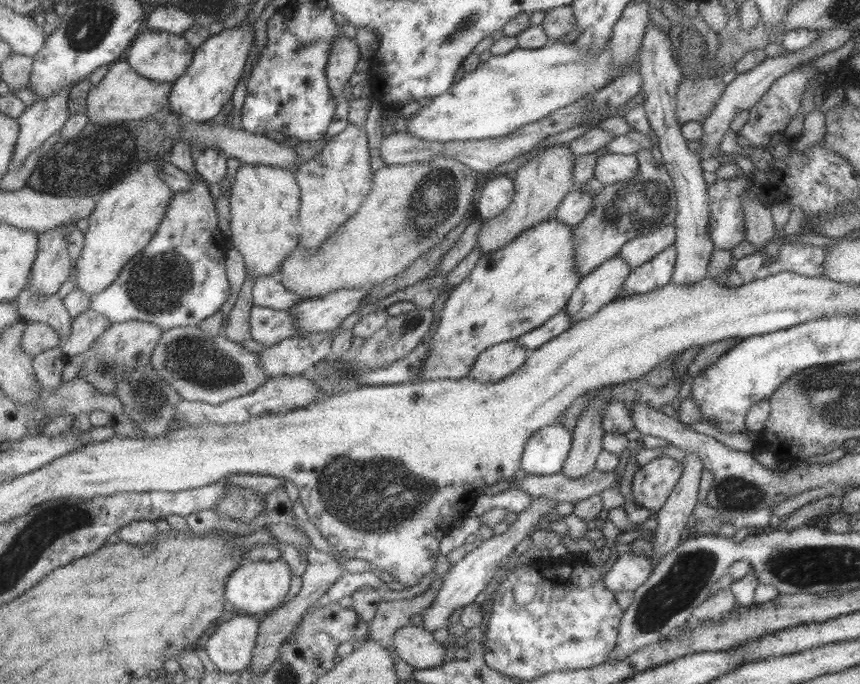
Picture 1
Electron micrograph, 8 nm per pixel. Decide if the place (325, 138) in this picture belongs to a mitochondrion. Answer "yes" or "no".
no

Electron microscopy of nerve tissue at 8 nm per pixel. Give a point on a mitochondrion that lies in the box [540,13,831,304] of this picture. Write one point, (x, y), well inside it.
(636, 207)

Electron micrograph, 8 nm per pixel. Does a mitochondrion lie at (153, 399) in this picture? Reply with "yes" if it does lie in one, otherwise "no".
yes

